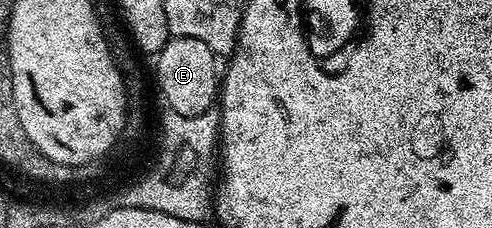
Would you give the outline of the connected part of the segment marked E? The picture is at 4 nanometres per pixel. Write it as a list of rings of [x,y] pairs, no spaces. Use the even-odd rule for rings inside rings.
[[[171,37],[159,54],[156,54],[157,83],[174,113],[192,117],[208,113],[216,104],[219,90],[219,70],[217,71],[217,55],[199,39],[188,37]]]

